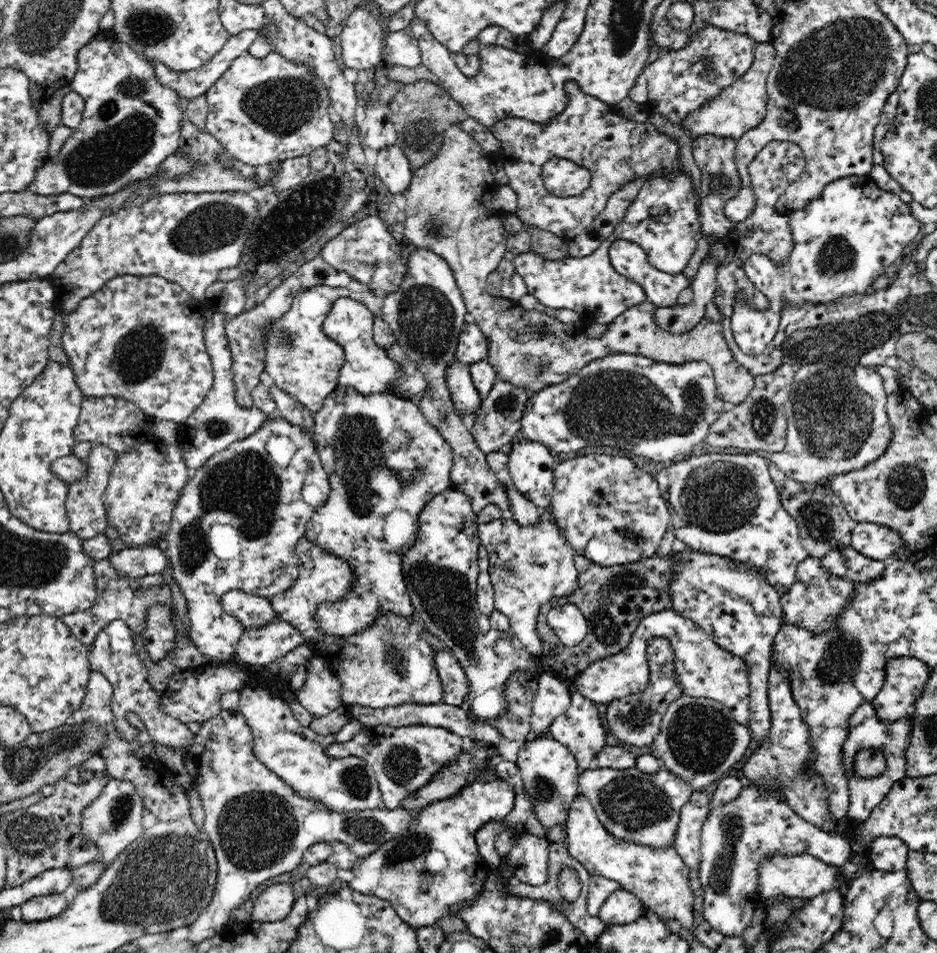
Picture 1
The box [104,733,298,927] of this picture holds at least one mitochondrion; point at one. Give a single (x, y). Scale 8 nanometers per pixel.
(121, 806)

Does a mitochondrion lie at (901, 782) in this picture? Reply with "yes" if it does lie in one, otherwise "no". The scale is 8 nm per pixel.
no

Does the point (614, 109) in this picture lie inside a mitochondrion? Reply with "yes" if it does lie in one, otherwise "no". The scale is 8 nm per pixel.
no

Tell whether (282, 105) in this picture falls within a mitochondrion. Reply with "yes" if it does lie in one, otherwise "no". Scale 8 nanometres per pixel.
yes

